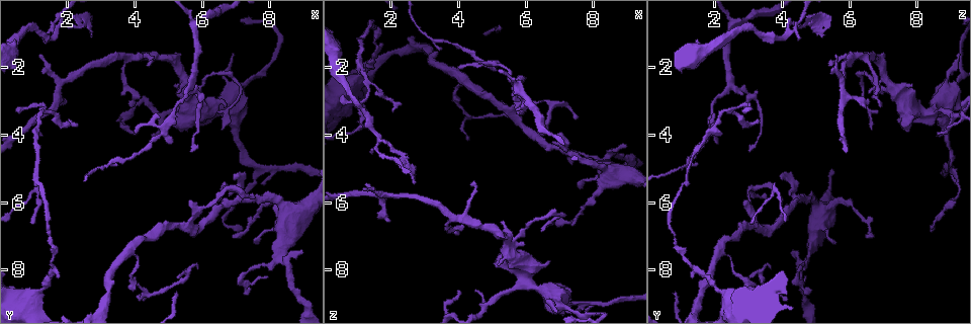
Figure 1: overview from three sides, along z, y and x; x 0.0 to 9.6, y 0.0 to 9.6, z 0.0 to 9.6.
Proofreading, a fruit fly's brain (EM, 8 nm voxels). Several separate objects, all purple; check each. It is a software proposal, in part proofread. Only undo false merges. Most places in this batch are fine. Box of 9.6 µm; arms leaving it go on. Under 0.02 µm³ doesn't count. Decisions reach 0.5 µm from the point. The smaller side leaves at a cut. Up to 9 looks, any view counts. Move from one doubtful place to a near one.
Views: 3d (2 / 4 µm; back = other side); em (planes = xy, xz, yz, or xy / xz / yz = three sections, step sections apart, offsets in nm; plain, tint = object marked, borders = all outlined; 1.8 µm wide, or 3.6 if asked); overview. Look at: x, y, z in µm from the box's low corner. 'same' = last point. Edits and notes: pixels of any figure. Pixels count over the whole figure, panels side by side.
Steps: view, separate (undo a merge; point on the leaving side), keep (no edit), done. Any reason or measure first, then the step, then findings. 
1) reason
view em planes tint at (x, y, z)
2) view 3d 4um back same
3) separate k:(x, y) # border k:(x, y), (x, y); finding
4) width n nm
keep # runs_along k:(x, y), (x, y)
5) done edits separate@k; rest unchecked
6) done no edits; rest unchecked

arms part here
view em planes tint at (8.40, 7.55, 4.75)

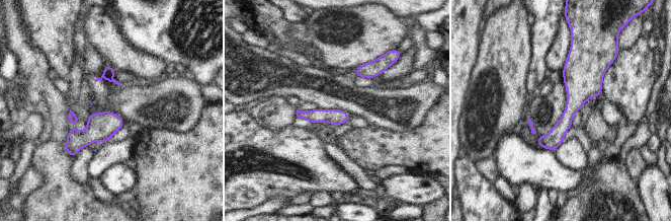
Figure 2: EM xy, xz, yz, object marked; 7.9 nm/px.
keep # runs_along 2:(299, 114), (309, 116), (346, 116); all the same cell

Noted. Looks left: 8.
calibre changes
view 3d 4um at (6.55, 3.10, 8.65)

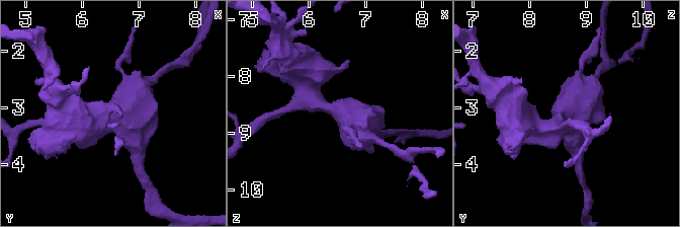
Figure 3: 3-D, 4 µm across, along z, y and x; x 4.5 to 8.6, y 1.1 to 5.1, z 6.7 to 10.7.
view em 3.6um planes plain at (6.60, 3.15, 8.60)

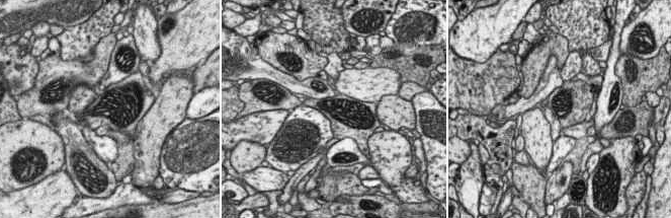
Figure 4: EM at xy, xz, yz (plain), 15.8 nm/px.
with the object marked
view em 3.6um planes tint same

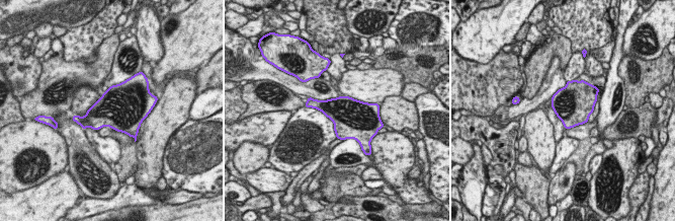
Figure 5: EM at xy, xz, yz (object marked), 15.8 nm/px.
width 500 nm
keep # one cell here

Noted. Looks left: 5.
arms part here
view em xy step 16 tint at (5.40, 6.70, 3.20)

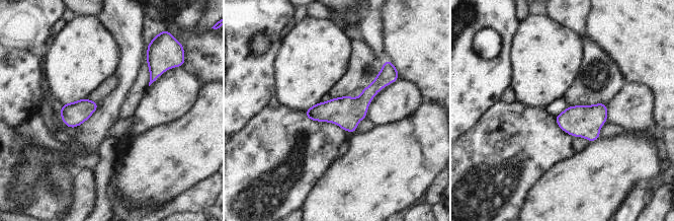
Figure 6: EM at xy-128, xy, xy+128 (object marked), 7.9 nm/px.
view em planes borders same

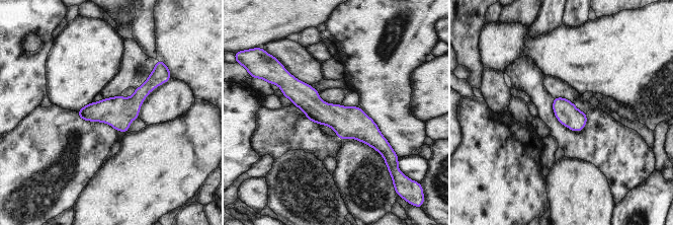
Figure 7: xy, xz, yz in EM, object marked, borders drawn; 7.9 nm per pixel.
keep # runs_along 7:(284, 81), (386, 147); all the same cell

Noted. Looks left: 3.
calibre changes
view 3d 2um at (3.85, 7.40, 2.20)

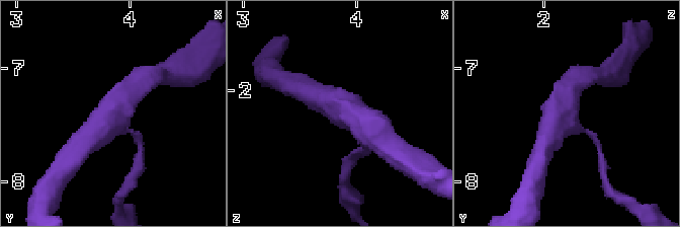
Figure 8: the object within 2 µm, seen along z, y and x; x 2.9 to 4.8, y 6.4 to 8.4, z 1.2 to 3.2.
need the tissue
view em xz step 8 tint at (3.80, 7.46, 2.12)

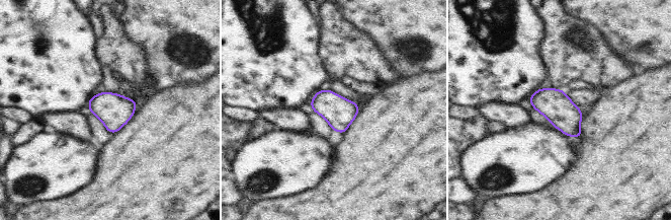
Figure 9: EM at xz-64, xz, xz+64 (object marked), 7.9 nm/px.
keep # one cell here

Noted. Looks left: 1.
done no edits; rest unchecked

